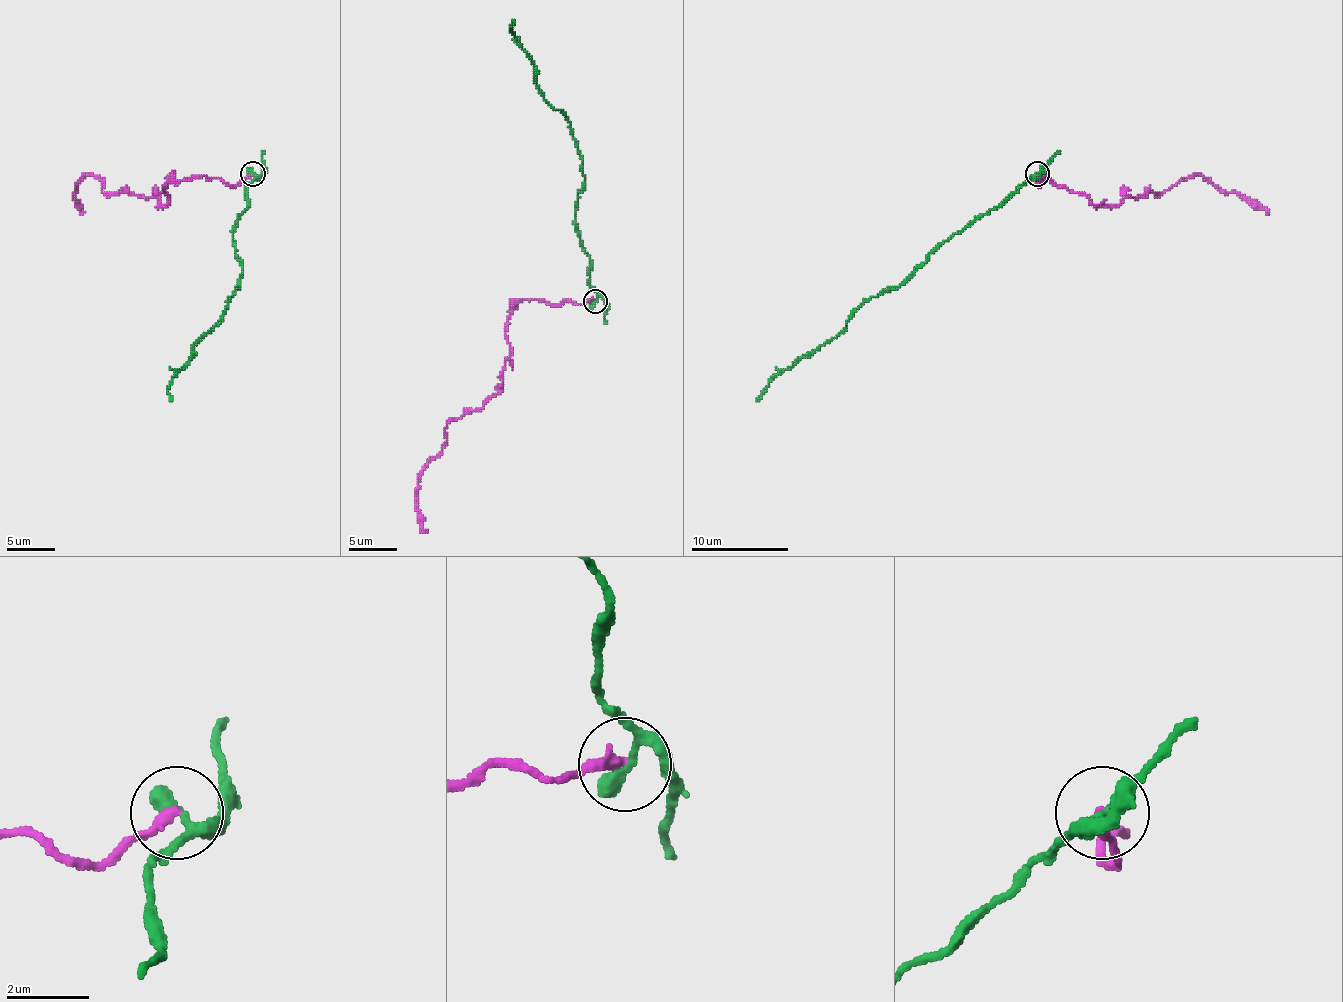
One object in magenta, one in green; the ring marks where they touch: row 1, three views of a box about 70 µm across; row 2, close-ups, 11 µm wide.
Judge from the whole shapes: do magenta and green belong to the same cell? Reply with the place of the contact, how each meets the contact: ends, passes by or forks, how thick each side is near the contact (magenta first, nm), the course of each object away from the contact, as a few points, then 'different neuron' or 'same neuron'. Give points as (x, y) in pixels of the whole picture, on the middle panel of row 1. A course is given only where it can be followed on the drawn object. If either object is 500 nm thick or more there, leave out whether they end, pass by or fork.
place (595, 301); magenta ends; green passes by; calibres 240 and 300 nm; course magenta (595, 301), (514, 304), (500, 389), (446, 425), (442, 449), (417, 486), (425, 532); course green (595, 301), (575, 221), (582, 156), (570, 122), (536, 85), (536, 66), (510, 30), (514, 20); different neuron

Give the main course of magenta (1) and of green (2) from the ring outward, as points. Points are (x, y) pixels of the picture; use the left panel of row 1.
1: (252, 173), (235, 185), (172, 180), (162, 207), (85, 175), (82, 214)
2: (252, 173), (247, 207), (233, 231), (233, 246), (242, 267), (240, 287), (172, 379), (167, 391), (172, 401)

